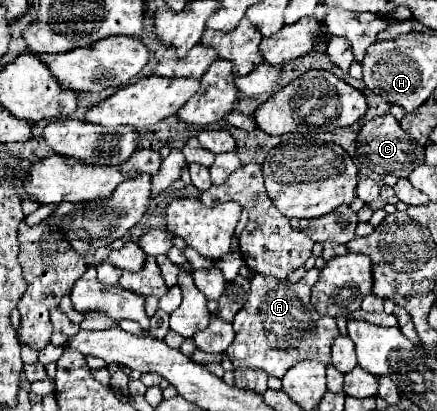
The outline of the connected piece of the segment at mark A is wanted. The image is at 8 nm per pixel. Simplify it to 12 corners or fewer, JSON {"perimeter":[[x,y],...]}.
{"perimeter":[[253,275],[226,355],[282,379],[304,359],[330,365],[338,337],[310,289]]}

